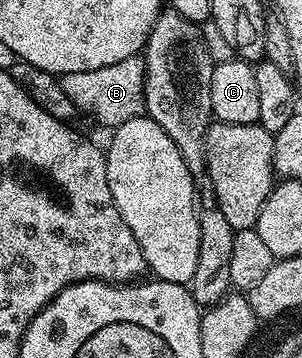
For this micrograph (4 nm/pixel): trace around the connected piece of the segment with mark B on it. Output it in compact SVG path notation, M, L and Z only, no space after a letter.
M134 55L94 71L68 72L59 81L63 93L76 106L93 113L95 119L109 129L115 129L130 118L139 117L145 112L145 65L141 56Z

